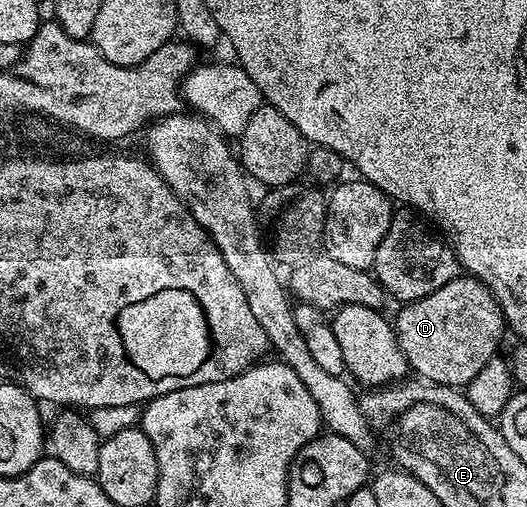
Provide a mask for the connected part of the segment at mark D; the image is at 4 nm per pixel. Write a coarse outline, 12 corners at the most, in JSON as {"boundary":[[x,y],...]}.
{"boundary":[[464,273],[394,318],[421,380],[467,388],[506,335]]}

